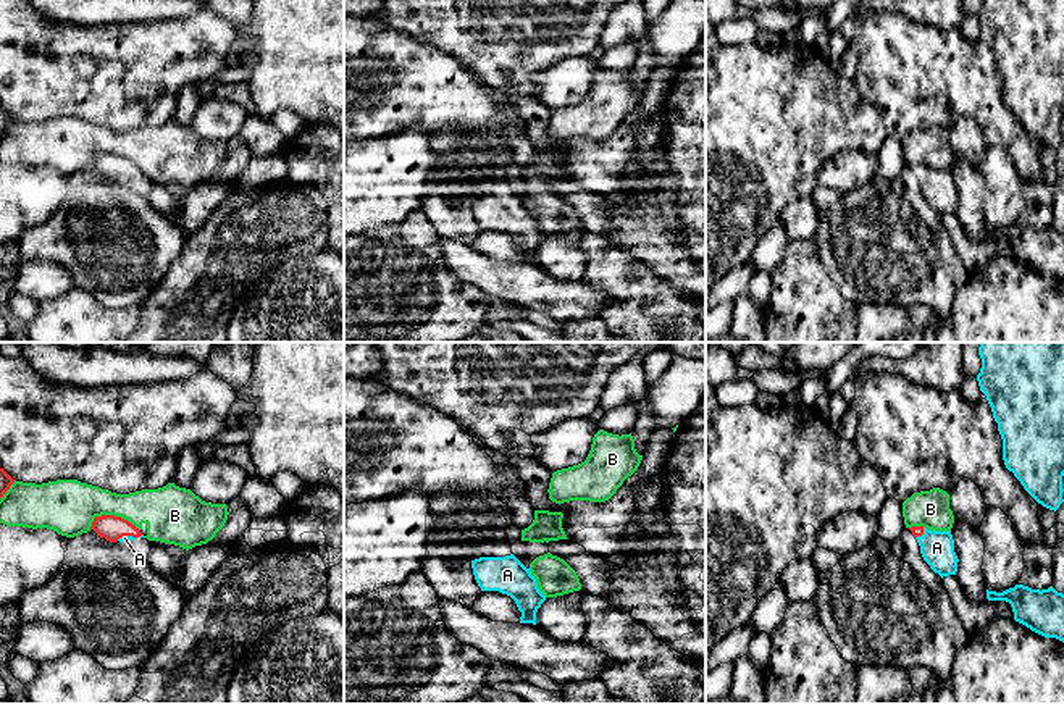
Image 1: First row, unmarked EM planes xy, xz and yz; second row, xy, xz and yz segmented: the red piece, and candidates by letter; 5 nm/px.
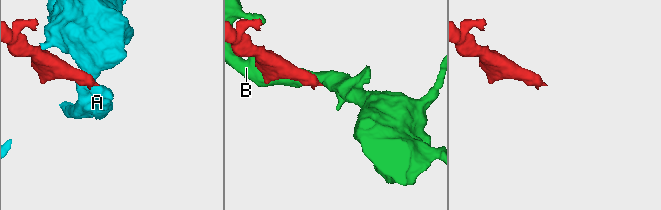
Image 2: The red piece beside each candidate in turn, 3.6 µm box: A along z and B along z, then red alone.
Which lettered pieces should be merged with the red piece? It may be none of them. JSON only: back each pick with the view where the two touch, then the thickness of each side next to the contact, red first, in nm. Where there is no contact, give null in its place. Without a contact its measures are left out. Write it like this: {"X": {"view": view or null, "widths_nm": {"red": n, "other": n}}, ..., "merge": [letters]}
{"A": {"view": "xy", "widths_nm": {"red": 120, "other": 30}}, "merge": ["A"]}

